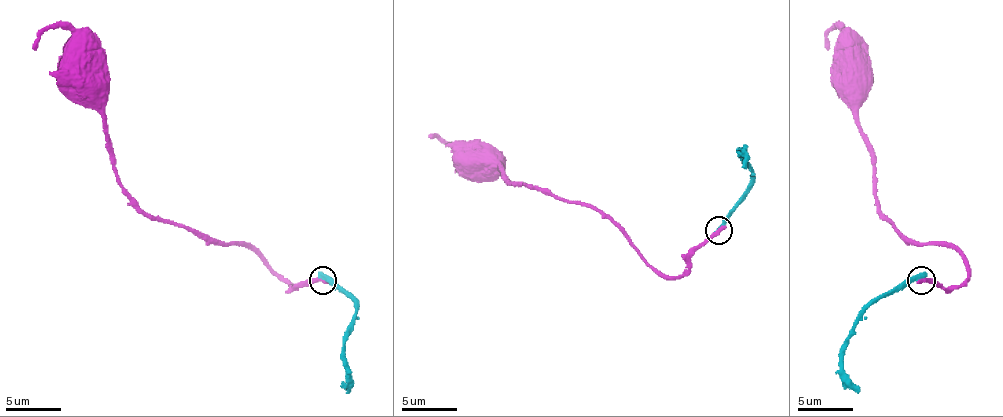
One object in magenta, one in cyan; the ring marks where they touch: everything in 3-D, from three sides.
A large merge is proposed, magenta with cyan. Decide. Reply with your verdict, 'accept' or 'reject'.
reject

